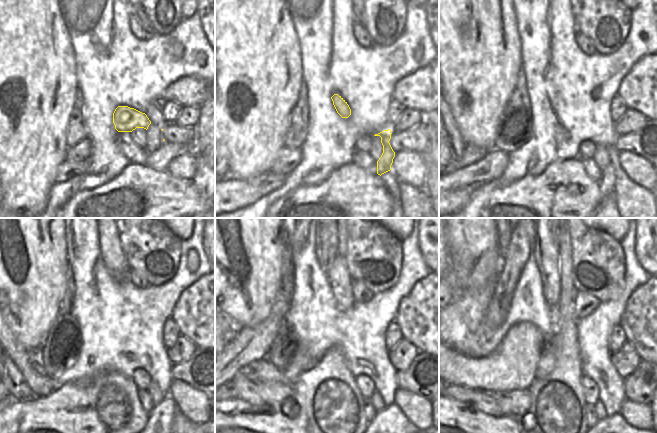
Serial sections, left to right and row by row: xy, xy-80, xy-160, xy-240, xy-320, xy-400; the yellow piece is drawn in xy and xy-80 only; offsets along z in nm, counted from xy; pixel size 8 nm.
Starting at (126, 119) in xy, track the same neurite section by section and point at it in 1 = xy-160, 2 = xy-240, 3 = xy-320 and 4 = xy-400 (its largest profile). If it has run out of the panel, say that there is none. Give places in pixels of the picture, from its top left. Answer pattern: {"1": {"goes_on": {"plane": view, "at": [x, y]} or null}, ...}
{"1": {"goes_on": {"plane": "xy-160", "at": [607, 182]}}, "2": {"goes_on": {"plane": "xy-240", "at": [160, 420]}}, "3": {"goes_on": {"plane": "xy-320", "at": [390, 421]}}, "4": {"goes_on": {"plane": "xy-400", "at": [616, 421]}}}

